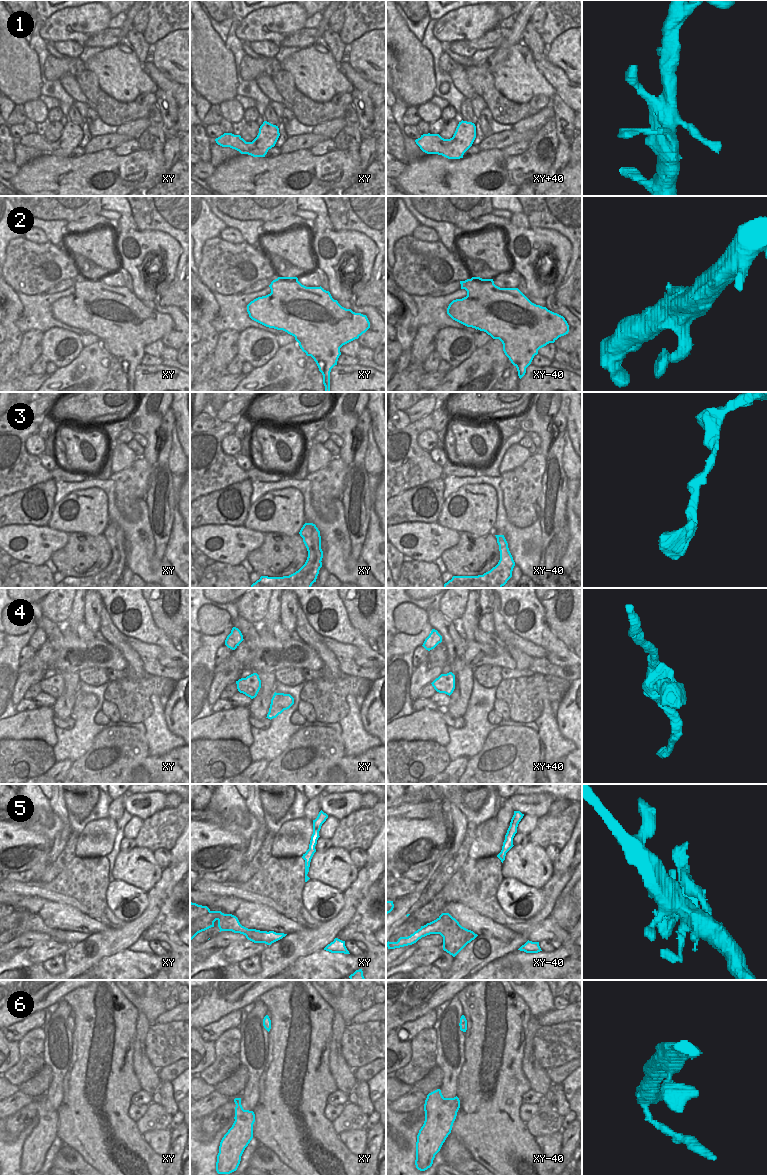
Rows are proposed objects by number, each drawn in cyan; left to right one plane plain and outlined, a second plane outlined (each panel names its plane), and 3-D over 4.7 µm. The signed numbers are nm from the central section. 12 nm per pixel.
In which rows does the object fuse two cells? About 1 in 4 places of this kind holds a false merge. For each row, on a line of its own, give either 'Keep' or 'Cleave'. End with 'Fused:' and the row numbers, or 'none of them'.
1: Keep
2: Keep
3: Keep
4: Keep
5: Cleave
6: Keep
Fused: 5

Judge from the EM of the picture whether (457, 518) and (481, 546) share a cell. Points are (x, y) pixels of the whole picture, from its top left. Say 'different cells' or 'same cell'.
different cells

